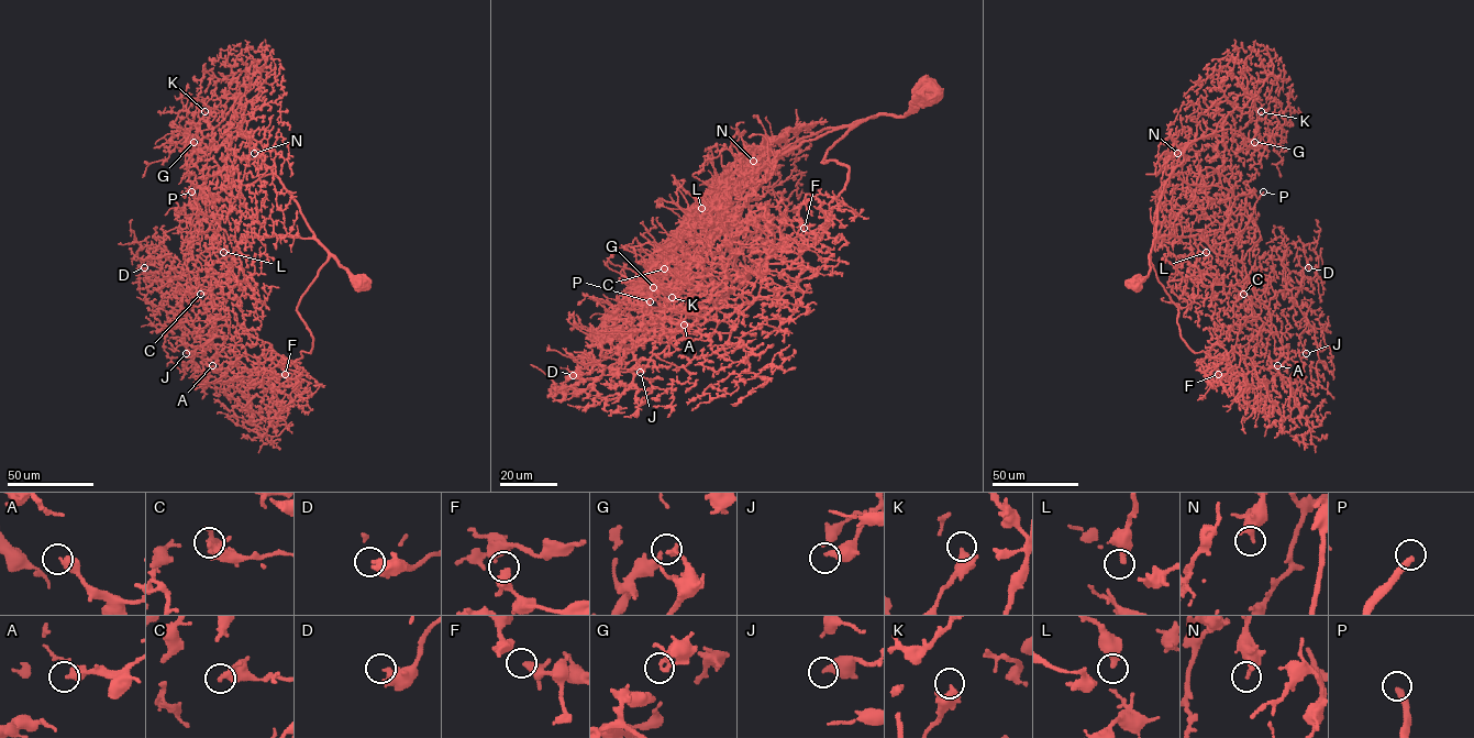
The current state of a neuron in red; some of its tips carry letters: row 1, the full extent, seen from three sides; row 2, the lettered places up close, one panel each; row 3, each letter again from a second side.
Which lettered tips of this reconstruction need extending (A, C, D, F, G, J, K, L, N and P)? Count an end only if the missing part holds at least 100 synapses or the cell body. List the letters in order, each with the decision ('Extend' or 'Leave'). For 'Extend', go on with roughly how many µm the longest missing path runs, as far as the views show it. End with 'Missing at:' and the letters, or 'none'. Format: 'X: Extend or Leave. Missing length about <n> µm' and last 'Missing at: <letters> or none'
A: Leave
C: Leave
D: Leave
F: Leave
G: Leave
J: Leave
K: Leave
L: Leave
N: Leave
P: Extend. Missing length about 90 µm
Missing at: P

